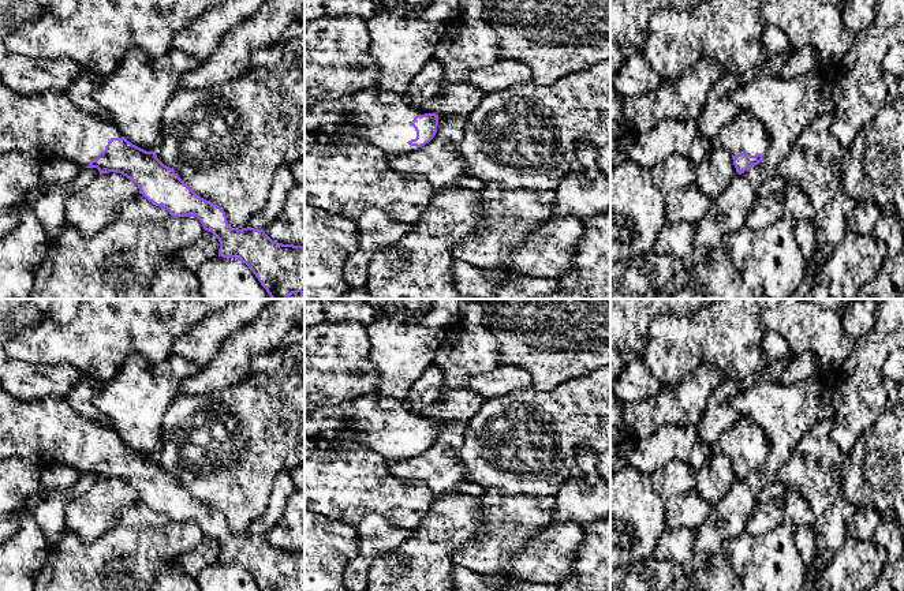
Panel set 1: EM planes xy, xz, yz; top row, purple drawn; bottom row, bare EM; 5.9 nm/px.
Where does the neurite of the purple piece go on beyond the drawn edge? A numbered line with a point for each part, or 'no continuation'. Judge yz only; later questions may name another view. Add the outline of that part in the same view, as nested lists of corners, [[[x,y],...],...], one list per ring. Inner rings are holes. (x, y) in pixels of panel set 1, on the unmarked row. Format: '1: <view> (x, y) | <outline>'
1: yz (746, 440) | [[[741,416],[732,429],[718,437],[717,449],[731,461],[740,459],[765,461],[770,452],[770,439],[755,422]]]

